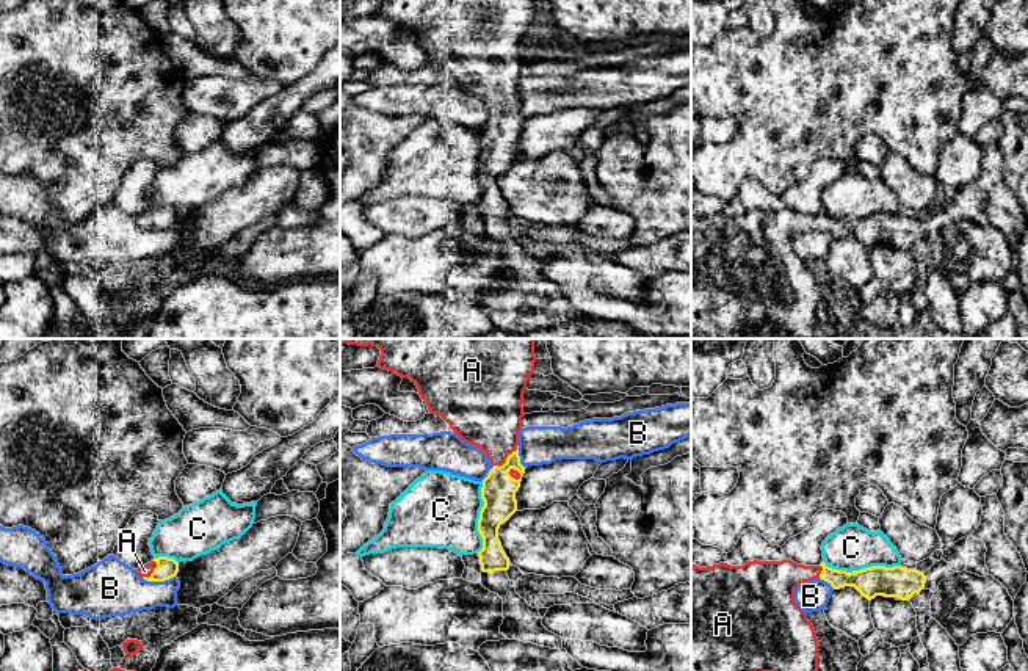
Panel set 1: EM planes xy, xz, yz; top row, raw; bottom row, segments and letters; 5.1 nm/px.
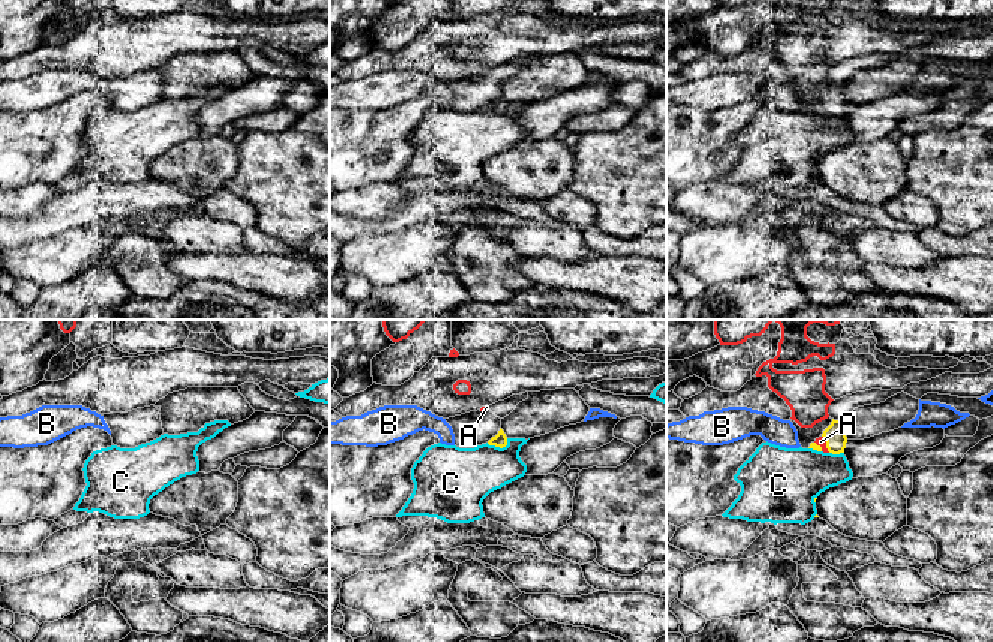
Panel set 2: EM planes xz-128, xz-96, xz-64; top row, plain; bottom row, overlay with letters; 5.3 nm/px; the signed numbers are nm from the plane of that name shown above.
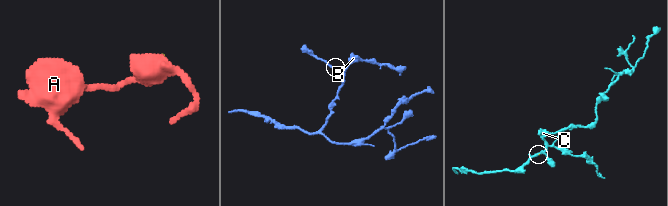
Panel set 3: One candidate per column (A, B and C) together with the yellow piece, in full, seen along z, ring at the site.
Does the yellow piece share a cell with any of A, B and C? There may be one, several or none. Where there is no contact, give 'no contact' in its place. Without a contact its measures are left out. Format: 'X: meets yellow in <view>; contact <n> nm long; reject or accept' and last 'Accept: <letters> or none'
A: meets yellow in xz; contact 180 nm long; accept
B: meets yellow in xy; contact 180 nm long; reject
C: meets yellow in yz; contact 400 nm long; reject
Accept: A

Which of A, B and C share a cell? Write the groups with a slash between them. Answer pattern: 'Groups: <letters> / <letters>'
Groups: A / B / C

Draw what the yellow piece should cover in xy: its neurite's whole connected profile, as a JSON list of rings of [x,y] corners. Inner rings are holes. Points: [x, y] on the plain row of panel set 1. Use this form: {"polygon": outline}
{"polygon": [[[158,205],[138,216],[136,221],[147,230],[165,230],[177,224],[179,212],[174,207]]]}

